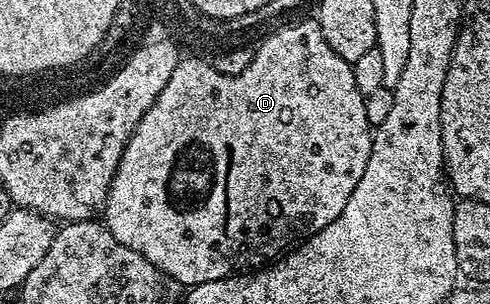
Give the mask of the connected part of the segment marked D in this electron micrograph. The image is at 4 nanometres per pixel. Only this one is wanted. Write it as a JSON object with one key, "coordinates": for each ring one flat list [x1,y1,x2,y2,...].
{"coordinates":[[311,18,311,20,301,21,300,24,293,24,281,27,265,35,267,37,264,38,263,45,259,49,257,47,254,49,249,66,245,66,245,70,241,70,241,74,236,76,217,74,217,70,213,70,213,66,206,59,180,59,179,65,173,70,173,78,169,78,169,82,165,82,165,90,161,90,161,94,157,94,157,100,153,102,153,106,149,106,149,110,143,115,141,122,135,127,135,132,129,138,125,150,121,154,121,162,113,174,111,189,101,209,102,223,107,225,107,229,111,231,113,238,117,238,117,242,121,242,121,246,129,246,129,250,137,250,137,254,141,254,141,258,153,262,155,268,159,268,165,274,169,274,180,286,194,286,201,282,213,282,226,276,234,276,246,273,248,270,258,269,260,266,274,261,276,257,286,253,292,246,309,239,313,234,317,234,321,230,325,230,325,226,329,226,329,222,333,222,333,218,337,218,341,214,341,210,345,210,345,202,349,202,349,194,353,194,357,182,361,182,361,174,365,174,365,162,369,162,369,154,371,153,373,129,369,118,365,118,364,96,361,94,361,90,357,90,357,81,353,78,353,70,351,69,352,61,338,56,333,50,333,46,329,46,329,42,325,42,325,34,321,30,318,19]]}

